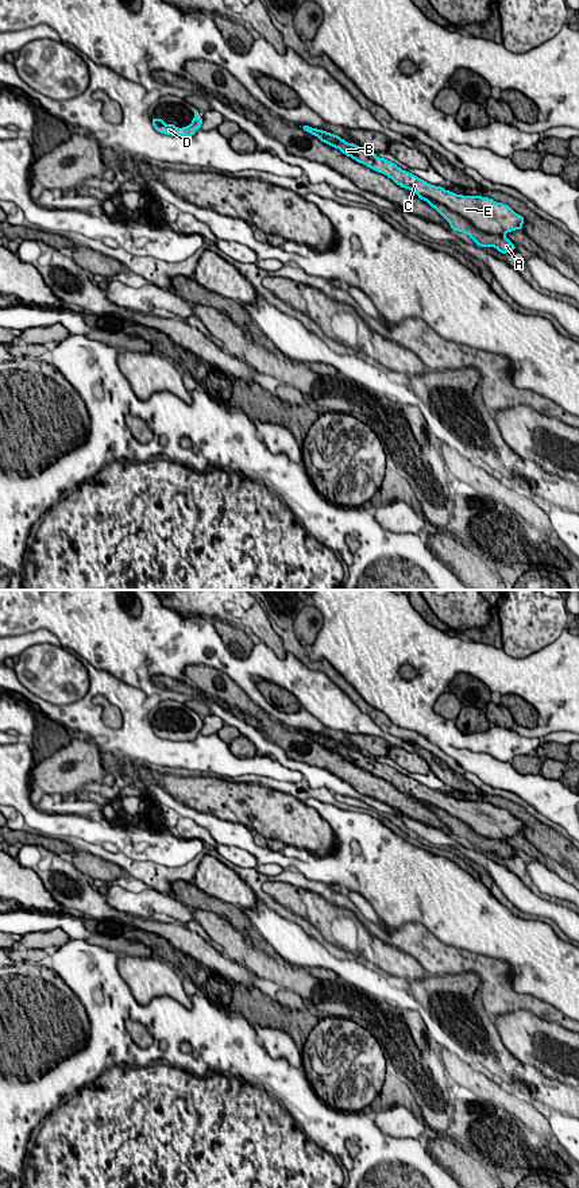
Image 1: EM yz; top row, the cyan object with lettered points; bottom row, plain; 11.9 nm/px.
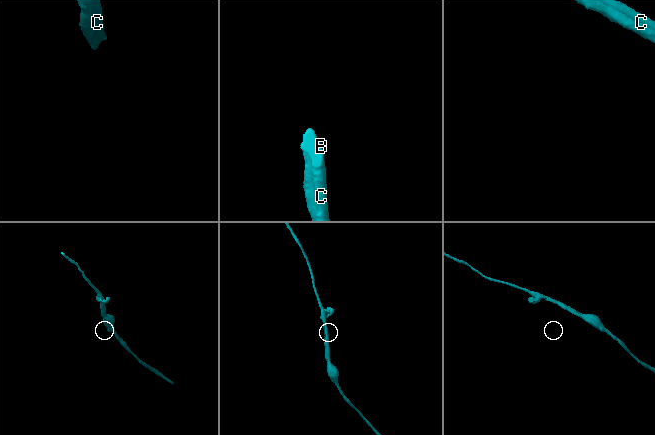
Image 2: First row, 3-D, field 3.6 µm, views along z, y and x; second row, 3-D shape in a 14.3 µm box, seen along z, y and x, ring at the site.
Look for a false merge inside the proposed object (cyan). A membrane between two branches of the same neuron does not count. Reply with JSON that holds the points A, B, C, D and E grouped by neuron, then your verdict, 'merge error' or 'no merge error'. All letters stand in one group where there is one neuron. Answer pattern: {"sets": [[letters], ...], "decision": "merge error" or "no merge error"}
{"sets": [["A"], ["B", "C", "D", "E"]], "decision": "merge error"}

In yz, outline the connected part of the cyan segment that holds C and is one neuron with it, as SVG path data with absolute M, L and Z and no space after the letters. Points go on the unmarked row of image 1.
M302 730L301 733L317 741L321 747L339 753L343 759L351 761L356 767L387 780L401 792L409 794L445 810L448 814L460 819L480 836L490 840L503 841L514 834L522 834L525 824L506 809L497 807L493 803L482 801L455 799L453 796L445 795L443 791L428 788L417 780L402 775L386 763L378 763L375 757L364 756L362 752L348 748L335 738L312 733L309 730Z

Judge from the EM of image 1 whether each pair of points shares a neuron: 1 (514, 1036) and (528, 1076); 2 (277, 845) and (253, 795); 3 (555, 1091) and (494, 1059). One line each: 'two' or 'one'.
1: two
2: two
3: one

